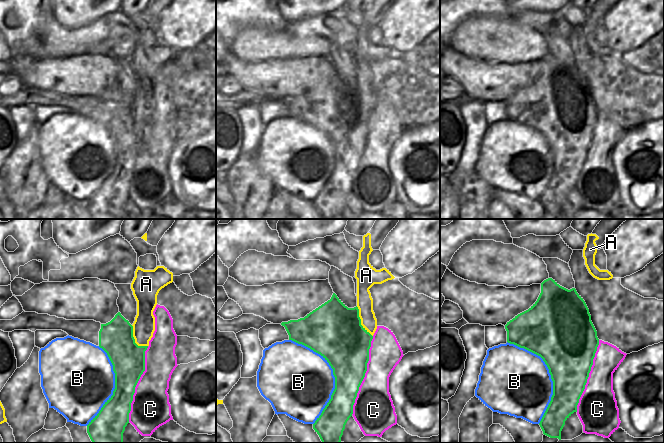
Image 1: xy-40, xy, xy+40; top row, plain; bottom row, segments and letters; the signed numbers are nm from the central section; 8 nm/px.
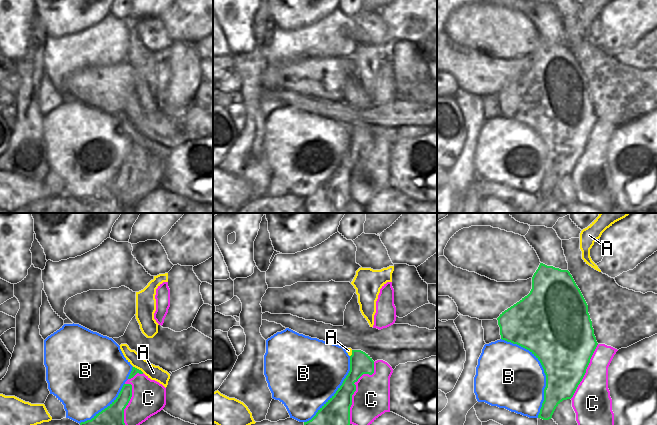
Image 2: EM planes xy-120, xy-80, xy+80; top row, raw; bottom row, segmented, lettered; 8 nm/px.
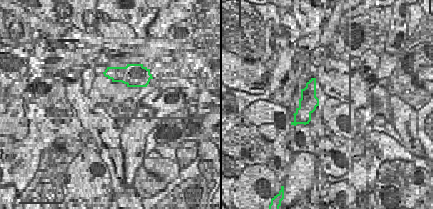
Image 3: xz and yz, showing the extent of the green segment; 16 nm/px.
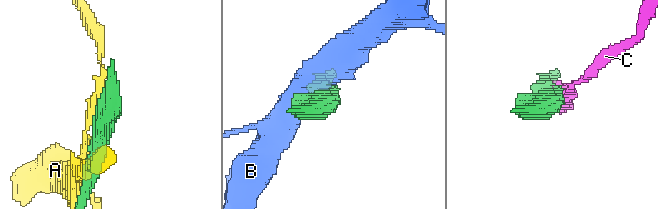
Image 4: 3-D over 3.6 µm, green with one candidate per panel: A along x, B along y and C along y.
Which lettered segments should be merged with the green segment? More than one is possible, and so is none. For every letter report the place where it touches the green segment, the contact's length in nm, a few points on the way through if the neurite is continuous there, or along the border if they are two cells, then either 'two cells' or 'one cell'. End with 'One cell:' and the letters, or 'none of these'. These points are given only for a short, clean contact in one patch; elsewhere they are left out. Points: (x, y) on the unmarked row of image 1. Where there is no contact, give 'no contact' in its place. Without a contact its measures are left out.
A: xy (360, 97) | 280 nm | two cells
B: xy (333, 150) | 700 nm | two cells
C: xy (364, 151) | 650 nm | two cells
One cell: none of these

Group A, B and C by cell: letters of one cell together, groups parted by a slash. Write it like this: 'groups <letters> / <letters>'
groups A / B / C

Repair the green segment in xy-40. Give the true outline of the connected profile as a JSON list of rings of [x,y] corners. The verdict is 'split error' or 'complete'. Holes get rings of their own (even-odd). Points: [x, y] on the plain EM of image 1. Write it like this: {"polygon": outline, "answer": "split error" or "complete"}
{"polygon": [[[118,88],[110,98],[101,100],[99,123],[107,129],[113,141],[115,165],[99,189],[87,201],[87,209],[93,219],[123,219],[135,163],[145,147],[145,127],[148,122],[138,122],[135,119],[133,102]]], "answer": "complete"}

